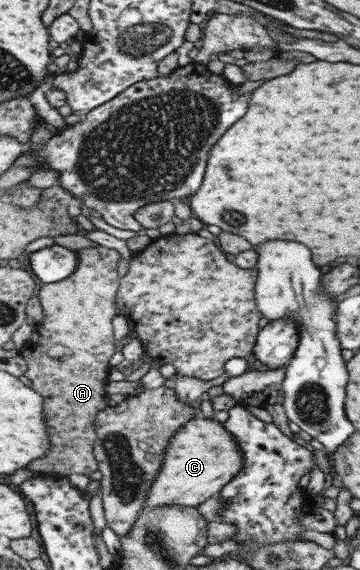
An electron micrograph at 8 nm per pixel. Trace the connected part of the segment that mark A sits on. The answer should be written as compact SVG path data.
M81 248L76 250L76 267L74 271L56 283L43 284L38 289L37 297L42 307L42 319L27 340L18 344L21 356L26 362L25 375L30 380L30 388L42 397L42 414L47 423L47 433L50 441L49 453L40 460L28 465L25 469L34 473L56 475L86 475L98 470L93 455L93 444L96 440L94 432L94 417L98 411L108 407L107 394L104 392L109 371L108 359L114 353L111 319L116 315L114 296L118 289L119 277L116 263L120 255L114 249Z

